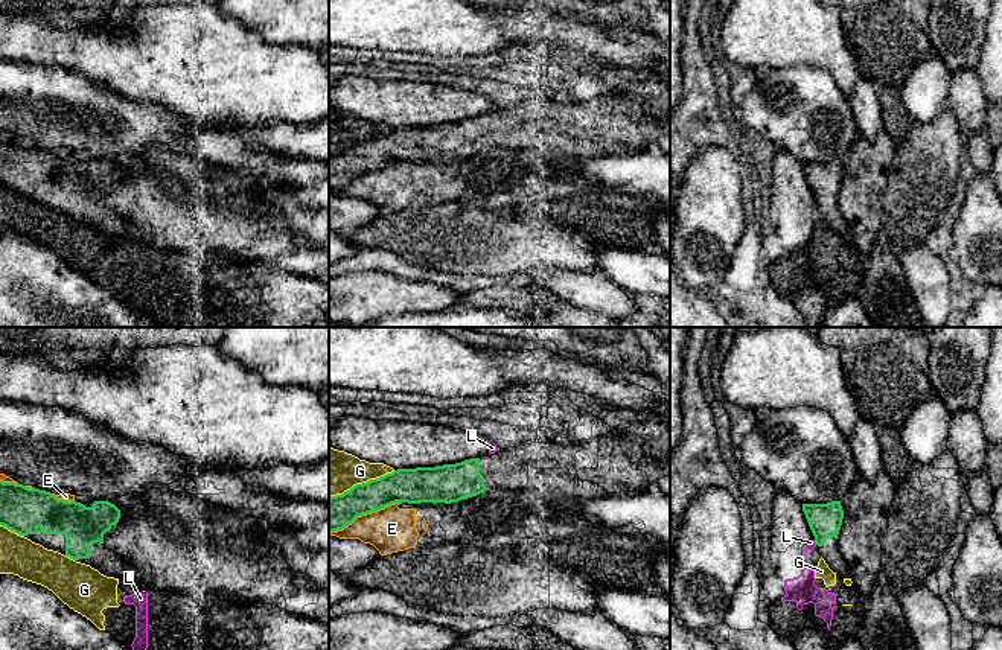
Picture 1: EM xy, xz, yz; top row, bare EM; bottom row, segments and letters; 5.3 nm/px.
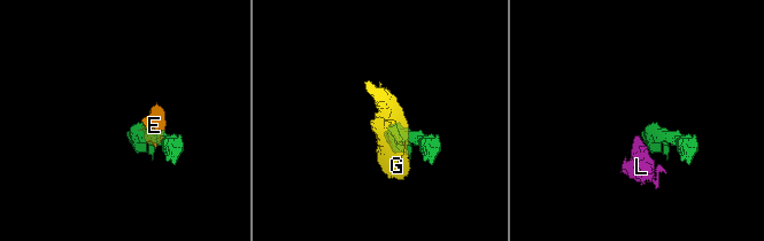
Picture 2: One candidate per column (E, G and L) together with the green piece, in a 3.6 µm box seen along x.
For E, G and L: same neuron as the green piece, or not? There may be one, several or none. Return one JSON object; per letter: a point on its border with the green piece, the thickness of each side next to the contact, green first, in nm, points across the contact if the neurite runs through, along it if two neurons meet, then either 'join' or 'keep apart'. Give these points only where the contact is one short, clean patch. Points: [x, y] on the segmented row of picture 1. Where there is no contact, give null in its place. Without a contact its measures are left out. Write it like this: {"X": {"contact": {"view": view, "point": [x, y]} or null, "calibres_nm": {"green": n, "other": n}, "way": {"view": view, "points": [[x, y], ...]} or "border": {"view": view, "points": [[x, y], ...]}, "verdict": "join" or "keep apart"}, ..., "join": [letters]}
{"E": {"contact": {"view": "xz", "point": [364, 513]}, "calibres_nm": {"green": 180, "other": 240}, "verdict": "keep apart"}, "G": {"contact": {"view": "xz", "point": [363, 483]}, "calibres_nm": {"green": 180, "other": 260}, "verdict": "keep apart"}, "L": {"contact": {"view": "yz", "point": [815, 542]}, "calibres_nm": {"green": 180, "other": 50}, "border": {"view": "yz", "points": [[813, 541], [816, 544]]}, "verdict": "keep apart"}, "join": []}

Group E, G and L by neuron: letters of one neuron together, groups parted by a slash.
E / G / L

